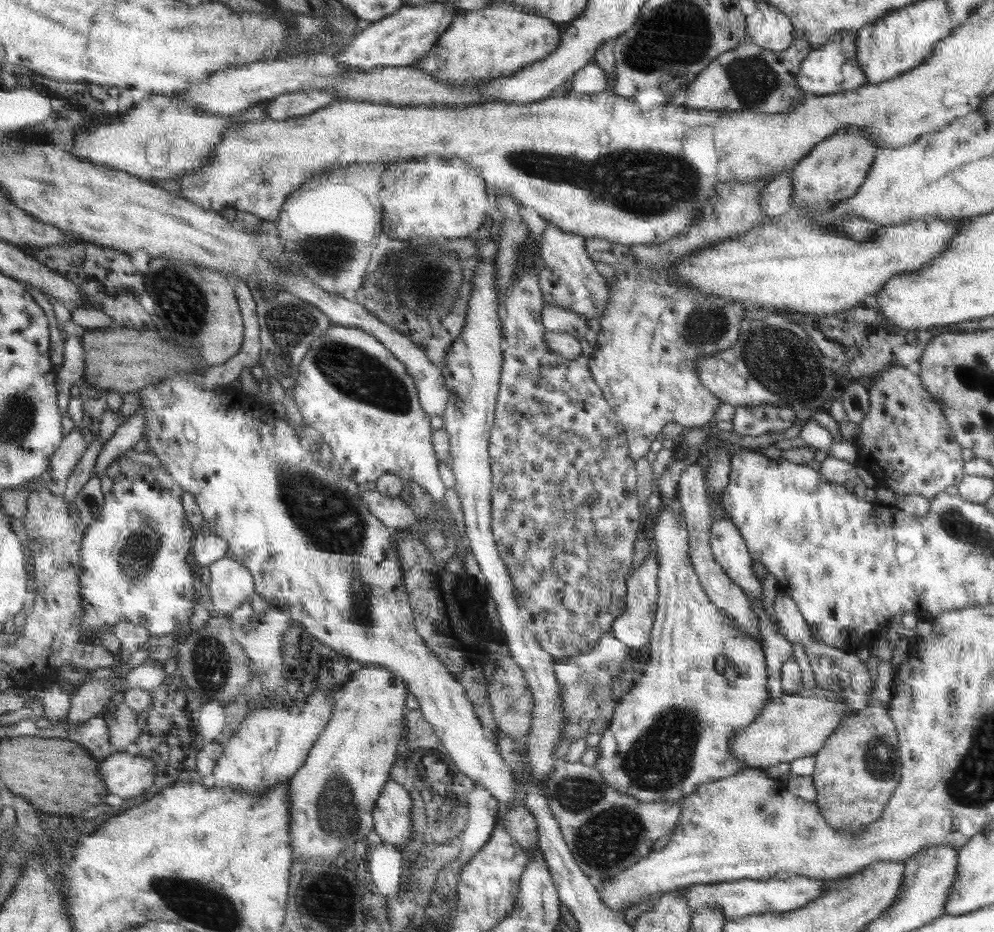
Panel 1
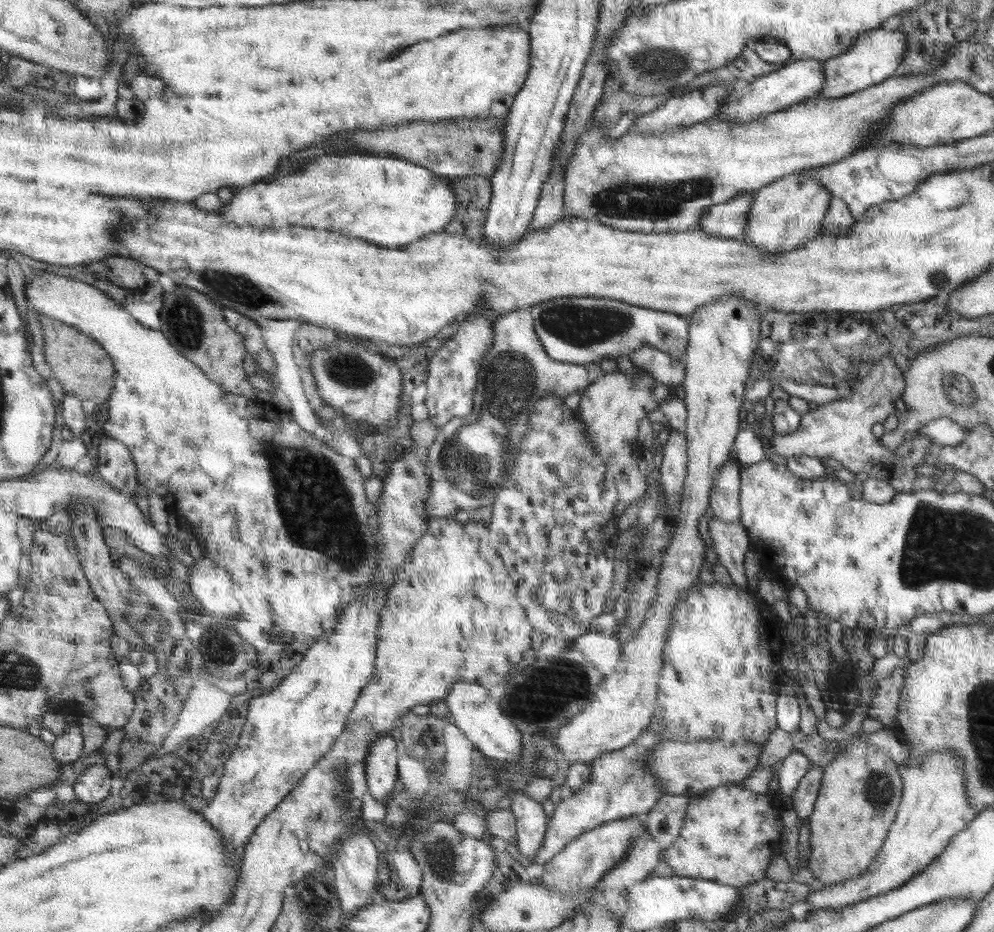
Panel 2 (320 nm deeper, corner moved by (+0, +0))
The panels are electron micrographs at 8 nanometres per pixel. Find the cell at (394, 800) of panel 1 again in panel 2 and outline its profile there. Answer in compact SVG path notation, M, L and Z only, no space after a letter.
M380 736L372 741L372 748L368 750L366 773L368 790L377 801L383 802L394 788L394 782L398 780L397 769L397 745L393 736Z

